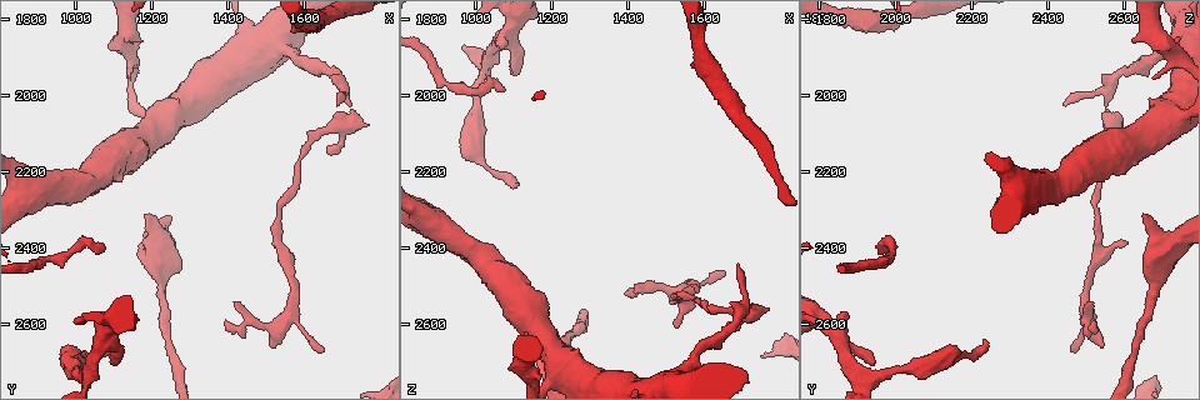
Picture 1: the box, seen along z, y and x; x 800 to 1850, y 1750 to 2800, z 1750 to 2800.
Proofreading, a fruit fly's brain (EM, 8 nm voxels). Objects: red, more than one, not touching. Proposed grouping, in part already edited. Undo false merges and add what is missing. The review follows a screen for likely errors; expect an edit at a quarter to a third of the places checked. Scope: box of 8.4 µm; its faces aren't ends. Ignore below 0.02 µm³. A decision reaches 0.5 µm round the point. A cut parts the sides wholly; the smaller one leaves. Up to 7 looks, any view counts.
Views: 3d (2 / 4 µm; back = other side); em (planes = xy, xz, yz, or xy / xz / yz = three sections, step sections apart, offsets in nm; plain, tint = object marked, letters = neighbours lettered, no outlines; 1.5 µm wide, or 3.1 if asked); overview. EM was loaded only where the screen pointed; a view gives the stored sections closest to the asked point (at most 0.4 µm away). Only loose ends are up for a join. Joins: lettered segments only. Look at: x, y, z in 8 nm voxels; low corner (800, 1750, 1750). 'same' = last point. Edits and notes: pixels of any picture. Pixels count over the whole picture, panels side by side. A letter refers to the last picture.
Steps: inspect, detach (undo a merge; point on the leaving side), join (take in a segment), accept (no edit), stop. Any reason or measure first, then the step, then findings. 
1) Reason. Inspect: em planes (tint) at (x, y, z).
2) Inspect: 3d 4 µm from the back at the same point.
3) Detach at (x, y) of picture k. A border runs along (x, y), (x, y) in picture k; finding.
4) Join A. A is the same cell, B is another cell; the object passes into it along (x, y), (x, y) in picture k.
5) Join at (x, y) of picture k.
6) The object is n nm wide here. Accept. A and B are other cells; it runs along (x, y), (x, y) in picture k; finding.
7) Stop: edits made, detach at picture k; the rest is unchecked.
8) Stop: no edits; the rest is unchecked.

Branch stops here. Inspect: 3d 4 µm at (1525, 2385, 2615).

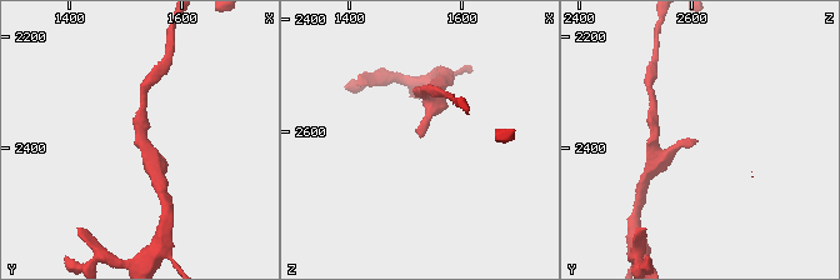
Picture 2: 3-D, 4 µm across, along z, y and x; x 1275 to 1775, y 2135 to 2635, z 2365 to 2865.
Shape alone is not enough. Inspect: em planes (tint) at (1520, 2390, 2610).

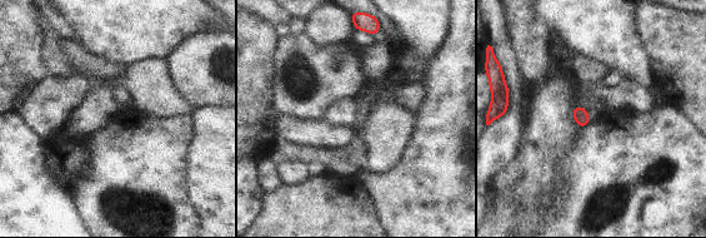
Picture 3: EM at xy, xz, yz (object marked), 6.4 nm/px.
Inspect: em planes (letters) at the same point.

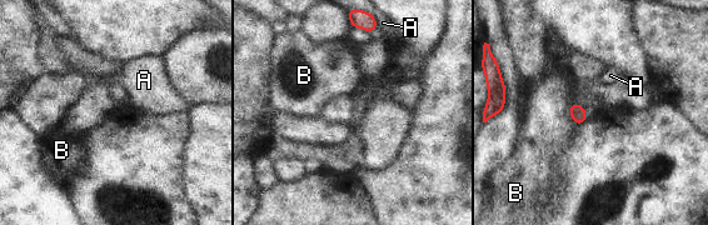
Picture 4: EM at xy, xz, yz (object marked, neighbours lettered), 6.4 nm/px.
Accept. A and B are other cells; a border runs along (572, 101), (569, 115), (577, 125) in picture 4; none of them fits.

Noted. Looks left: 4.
A narrow waist. Inspect: em xz step 4 (tint) at (1590, 2175, 2550).

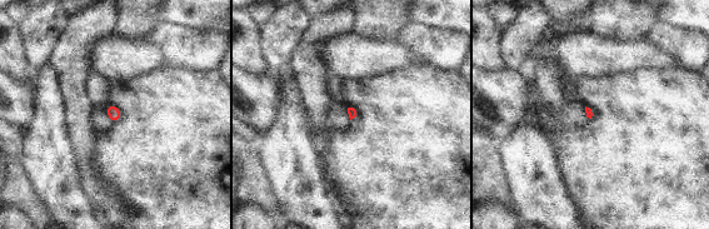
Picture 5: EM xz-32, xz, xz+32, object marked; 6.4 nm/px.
Another direction. Inspect: em planes (letters) at the same point.

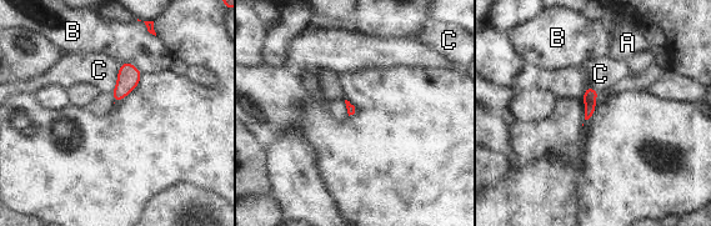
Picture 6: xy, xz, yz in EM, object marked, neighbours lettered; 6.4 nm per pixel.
Accept. A, B and C are other cells; continuous, no second neuron.

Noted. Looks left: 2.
Inspect: 3d 4 µm at (1055, 2565, 1875).

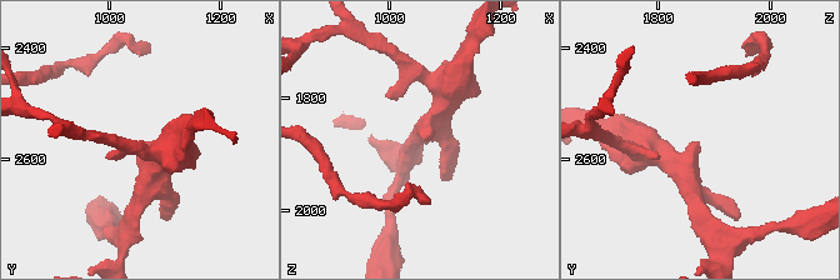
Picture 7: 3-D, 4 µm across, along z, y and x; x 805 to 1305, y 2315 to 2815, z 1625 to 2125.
Need the tissue. Inspect: em planes (letters) at (1060, 2565, 1875).

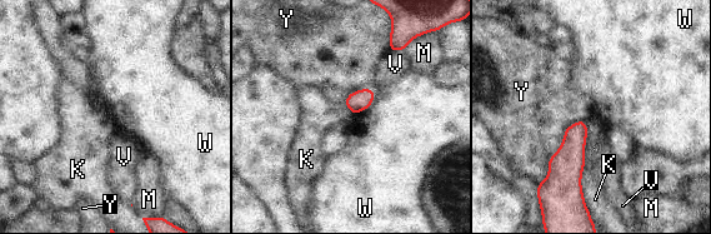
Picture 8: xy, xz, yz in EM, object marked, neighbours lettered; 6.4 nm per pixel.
Accept. K, M, V, W and Y are other cells; no lettered segment goes on from it.

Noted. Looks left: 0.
Stop: no edits; the rest is unchecked.

